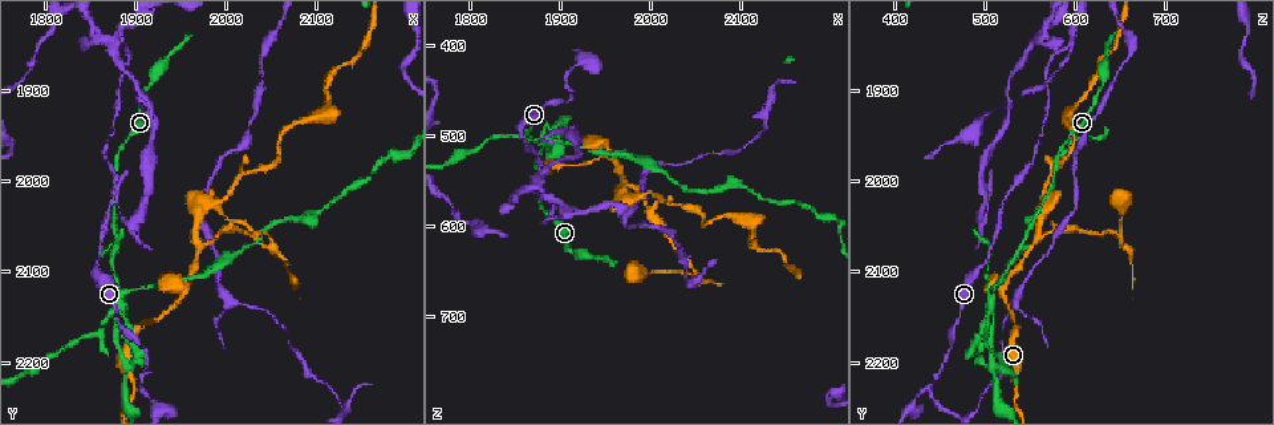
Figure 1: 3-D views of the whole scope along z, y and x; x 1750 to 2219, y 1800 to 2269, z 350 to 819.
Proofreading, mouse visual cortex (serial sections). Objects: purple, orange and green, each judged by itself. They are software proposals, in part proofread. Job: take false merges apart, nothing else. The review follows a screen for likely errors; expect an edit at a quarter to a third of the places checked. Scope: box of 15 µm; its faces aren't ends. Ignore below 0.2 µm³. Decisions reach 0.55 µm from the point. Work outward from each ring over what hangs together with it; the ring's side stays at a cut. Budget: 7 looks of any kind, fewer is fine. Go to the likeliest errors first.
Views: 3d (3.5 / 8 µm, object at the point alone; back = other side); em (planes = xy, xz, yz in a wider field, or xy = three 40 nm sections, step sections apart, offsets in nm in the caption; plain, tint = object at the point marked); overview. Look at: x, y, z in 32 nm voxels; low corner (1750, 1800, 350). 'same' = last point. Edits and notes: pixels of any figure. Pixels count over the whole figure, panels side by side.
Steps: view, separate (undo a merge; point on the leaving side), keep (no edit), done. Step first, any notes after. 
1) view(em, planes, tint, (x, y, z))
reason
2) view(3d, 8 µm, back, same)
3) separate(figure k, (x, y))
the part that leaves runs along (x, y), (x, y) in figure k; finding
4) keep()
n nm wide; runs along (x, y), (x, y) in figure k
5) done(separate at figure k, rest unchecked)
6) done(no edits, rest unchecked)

view(3d, 3.5 µm, (1970, 2070, 550))

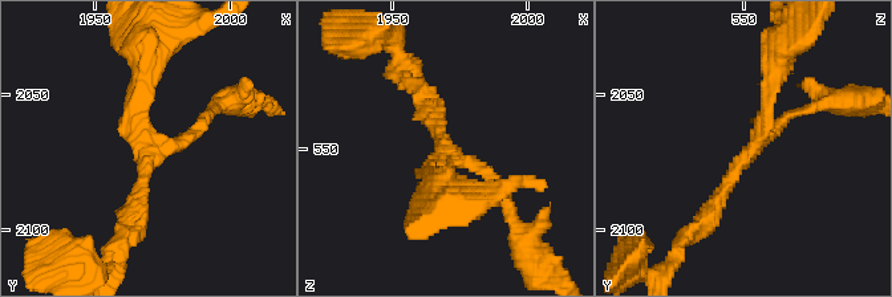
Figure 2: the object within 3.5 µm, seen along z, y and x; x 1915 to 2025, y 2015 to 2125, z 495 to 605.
view(em, planes, tint, (1969, 2073, 551))
3 arms; arms of 150, 200, 250 nm; now the EM

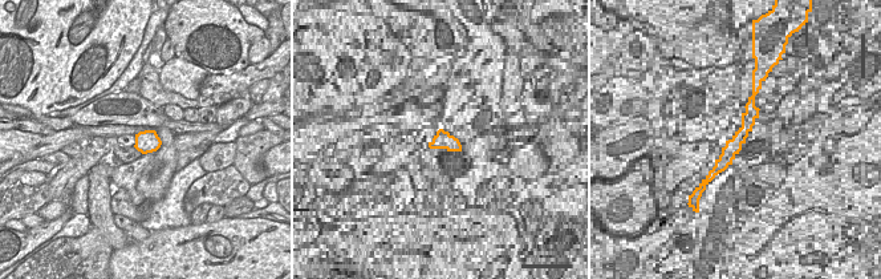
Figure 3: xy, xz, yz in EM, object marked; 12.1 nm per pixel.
keep()
280 nm wide; runs along (697, 231), (758, 138), (775, 77) in figure 2; one cell here

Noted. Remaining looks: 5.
view(3d, 3.5 µm, (2115, 1910, 610))
thick turns thin

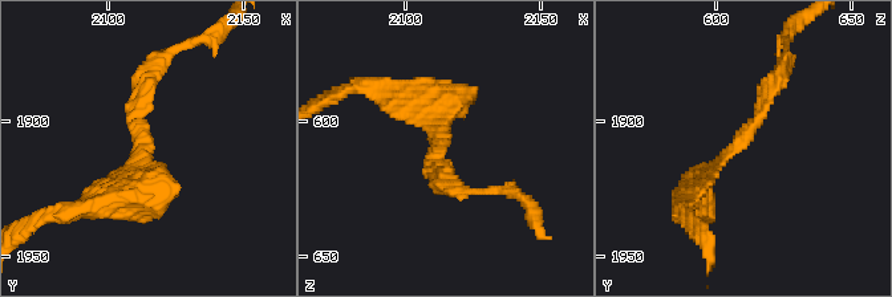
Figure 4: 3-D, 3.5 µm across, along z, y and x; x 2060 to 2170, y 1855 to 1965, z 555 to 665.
view(em, planes, tint, (2111, 1911, 607))
arms of 200, 350 nm; now the EM

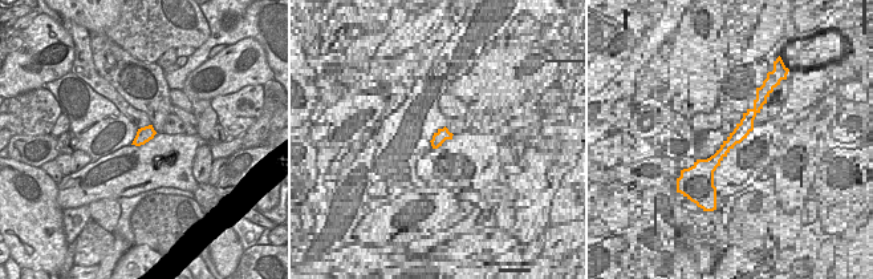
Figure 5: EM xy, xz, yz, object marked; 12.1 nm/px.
keep()
runs along (686, 202), (758, 121), (778, 76) in figure 4; one cell here

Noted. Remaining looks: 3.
view(3d, 8 µm, (2030, 2065, 650))
thick turns thin

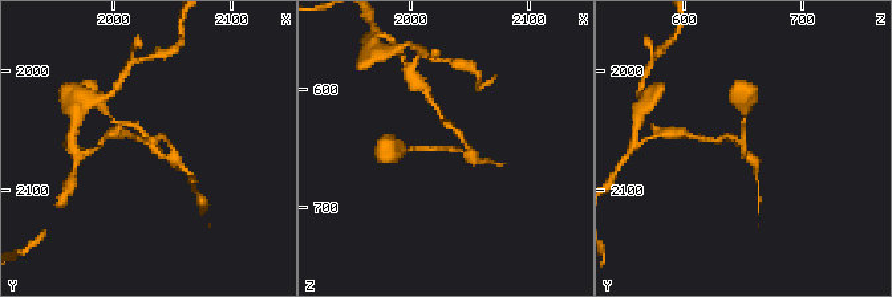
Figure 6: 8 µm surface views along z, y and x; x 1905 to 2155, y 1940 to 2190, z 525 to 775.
view(em, xy, step 1, tint, (2036, 2064, 650))
arms of 100, 150 nm

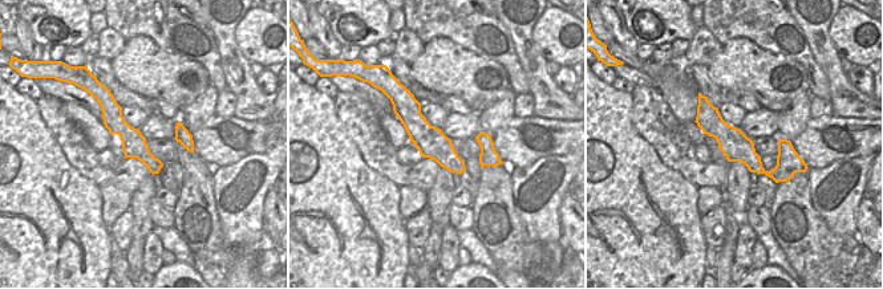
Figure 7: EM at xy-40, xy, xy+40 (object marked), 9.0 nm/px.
separate(figure 6, (449, 147))
the part that leaves runs along (461, 151), (458, 149), (414, 147) in figure 6; two cells meet here

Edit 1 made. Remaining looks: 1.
done(separate at figure 6, rest unchecked)

